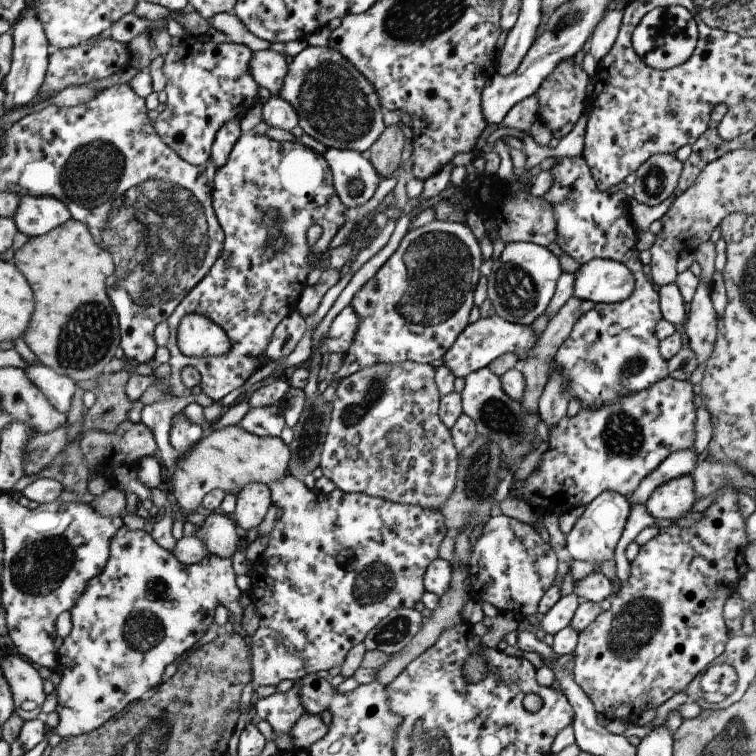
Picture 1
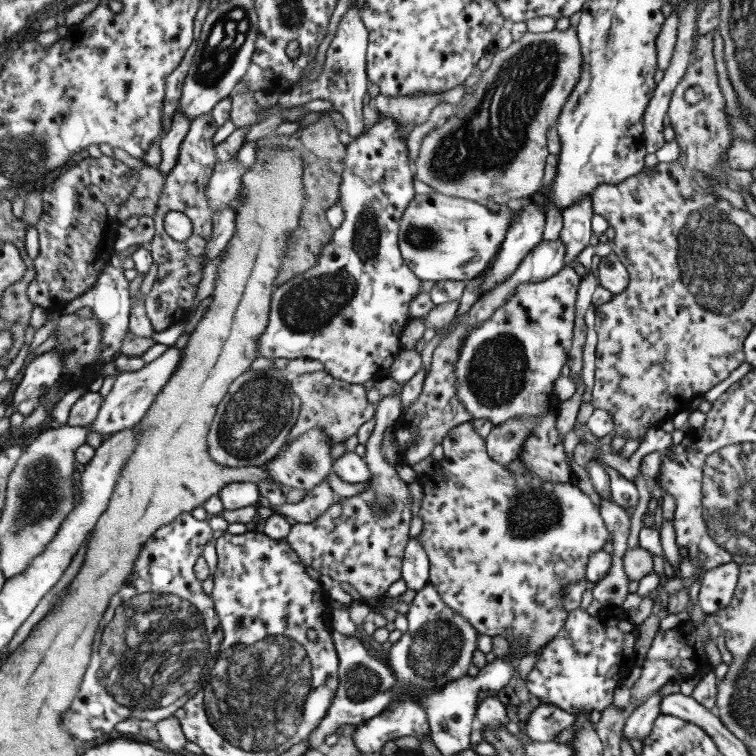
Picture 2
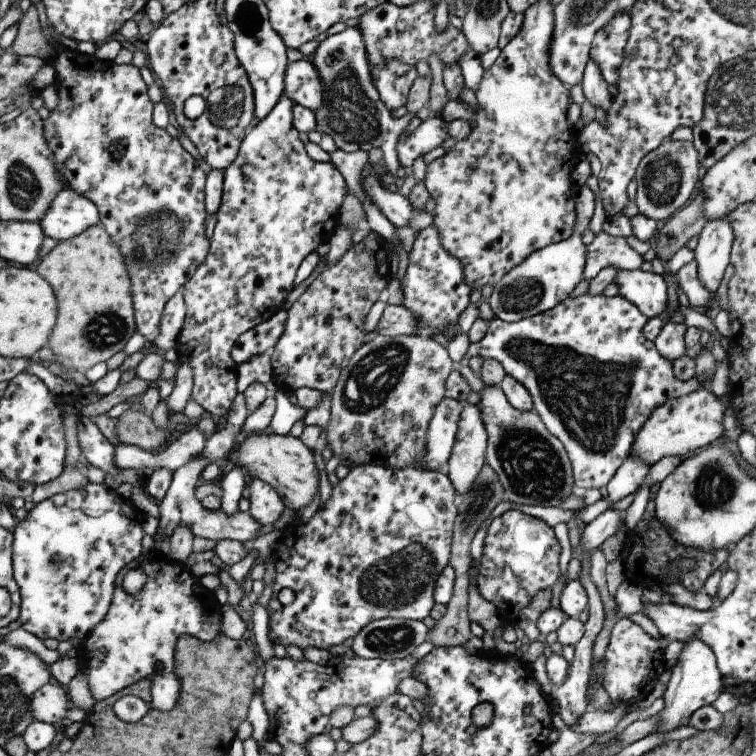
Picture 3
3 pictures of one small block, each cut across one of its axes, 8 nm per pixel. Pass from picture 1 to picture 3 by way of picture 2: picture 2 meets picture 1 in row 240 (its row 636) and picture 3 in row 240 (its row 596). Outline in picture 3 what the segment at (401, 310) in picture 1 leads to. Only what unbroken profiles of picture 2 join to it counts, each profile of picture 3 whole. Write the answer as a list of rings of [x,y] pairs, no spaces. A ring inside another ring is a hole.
[[[427,226],[416,235],[409,252],[406,274],[400,283],[404,294],[402,305],[418,322],[414,335],[431,338],[440,344],[450,342],[444,330],[458,326],[458,318],[470,304],[472,291],[465,279],[463,262],[442,246],[436,226]]]

